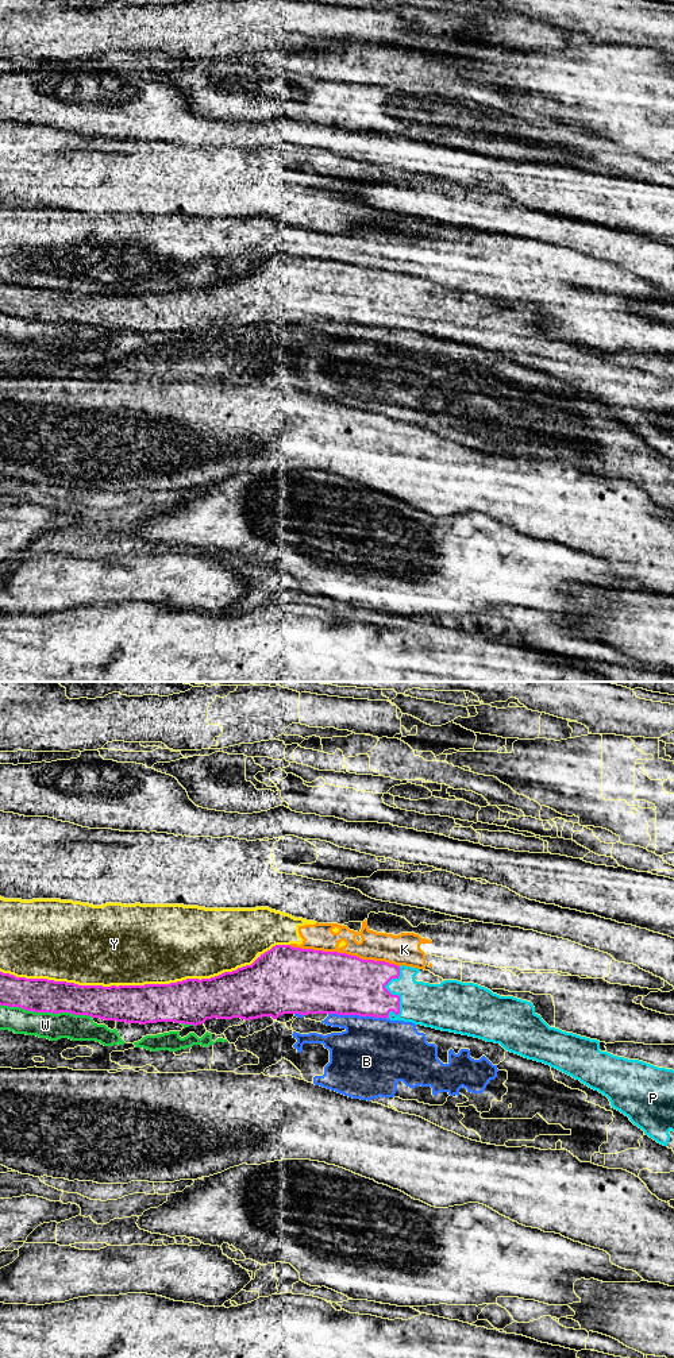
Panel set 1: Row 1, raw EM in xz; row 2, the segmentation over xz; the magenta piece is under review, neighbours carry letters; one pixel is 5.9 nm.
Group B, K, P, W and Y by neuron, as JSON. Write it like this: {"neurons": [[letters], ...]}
{"neurons": [["B"], ["K", "Y"], ["P"], ["W"]]}

